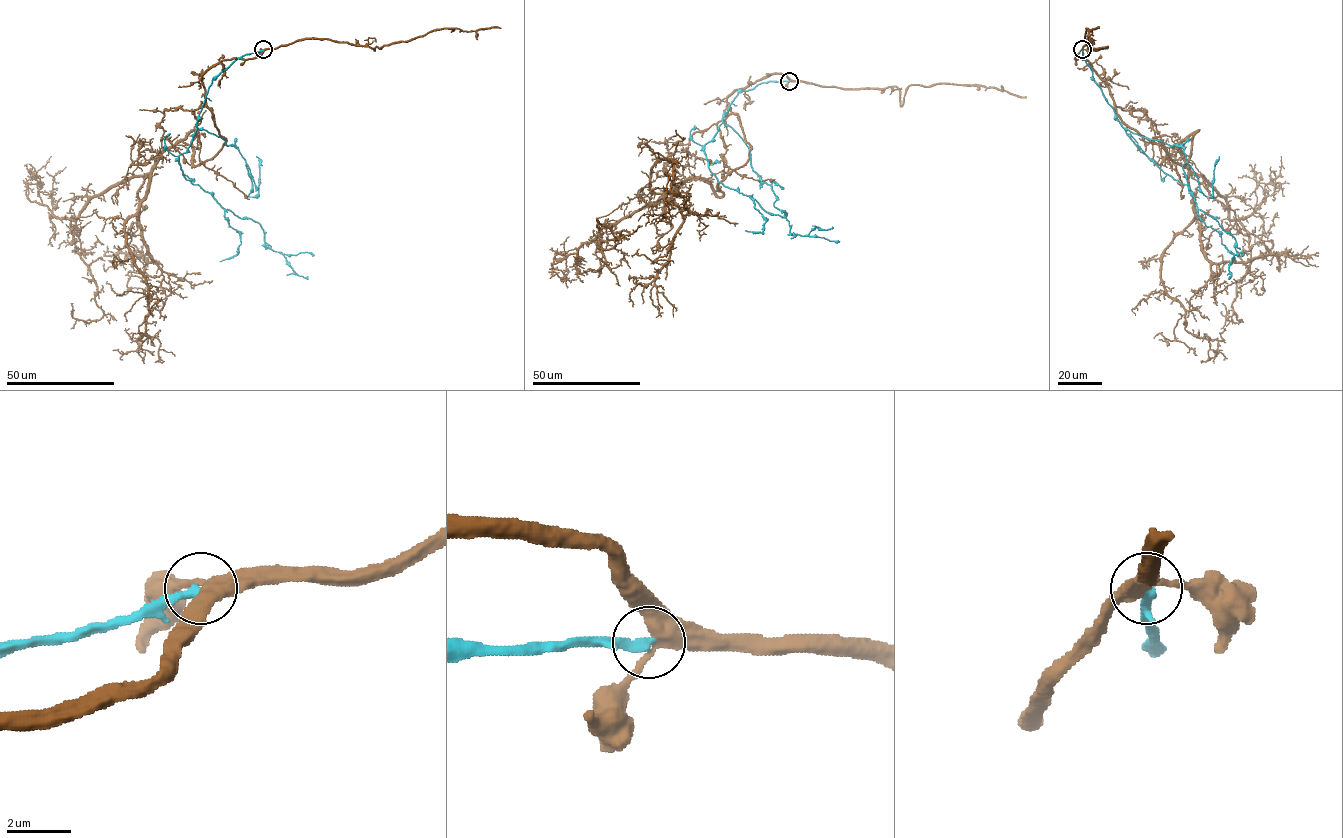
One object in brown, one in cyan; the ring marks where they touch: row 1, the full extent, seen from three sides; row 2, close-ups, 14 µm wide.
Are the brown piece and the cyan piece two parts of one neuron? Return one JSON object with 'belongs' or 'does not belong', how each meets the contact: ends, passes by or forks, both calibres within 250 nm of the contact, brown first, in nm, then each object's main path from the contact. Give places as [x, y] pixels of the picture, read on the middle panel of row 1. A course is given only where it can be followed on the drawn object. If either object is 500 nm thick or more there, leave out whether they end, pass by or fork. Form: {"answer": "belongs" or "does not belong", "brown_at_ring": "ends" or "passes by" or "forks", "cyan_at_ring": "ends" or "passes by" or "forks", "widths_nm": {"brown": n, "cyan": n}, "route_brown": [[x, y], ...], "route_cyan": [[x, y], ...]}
{"answer": "does not belong", "brown_at_ring": "forks", "cyan_at_ring": "ends", "widths_nm": {"brown": 380, "cyan": 280}, "route_brown": [[789, 81], [728, 97], [751, 148], [721, 196], [688, 178], [604, 226], [610, 249], [629, 234], [598, 220]], "route_cyan": [[788, 81], [763, 82], [738, 93], [704, 145], [708, 167], [719, 183], [785, 217], [790, 234], [833, 227]]}

